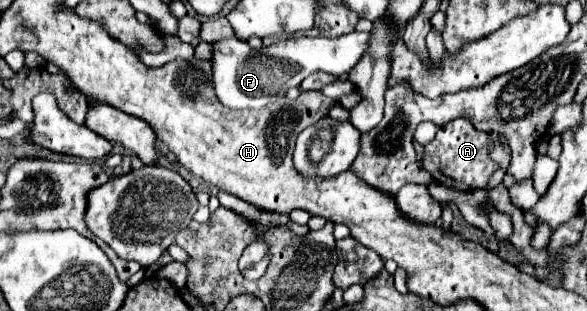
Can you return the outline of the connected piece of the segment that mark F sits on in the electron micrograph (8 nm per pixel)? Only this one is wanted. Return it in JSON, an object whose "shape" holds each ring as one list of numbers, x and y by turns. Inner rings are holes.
{"shape":[[350,32,348,36,338,36,336,40,322,38,282,38,272,46,262,46,258,52,236,38,226,38,214,44,214,78,212,86,218,94,220,104,226,108,262,108,268,102,284,98,286,90,300,86,300,82,316,72,324,70,328,74,344,74,352,70,354,64,370,48,370,32]]}

